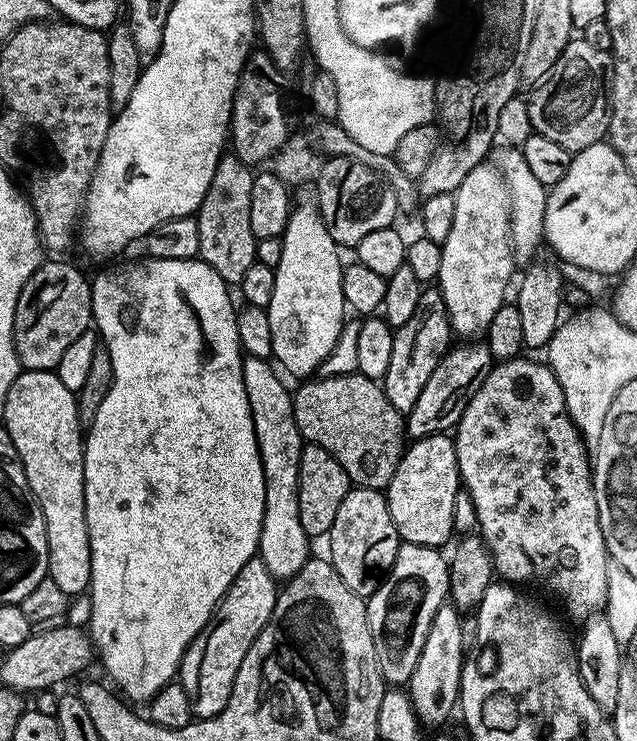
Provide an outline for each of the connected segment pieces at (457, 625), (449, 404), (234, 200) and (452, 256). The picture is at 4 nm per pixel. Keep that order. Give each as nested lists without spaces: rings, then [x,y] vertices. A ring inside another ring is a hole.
[[[448,602],[441,606],[438,614],[434,614],[434,622],[430,622],[430,634],[426,634],[422,654],[418,657],[418,666],[414,666],[414,674],[408,679],[406,693],[421,725],[444,724],[448,715],[457,711],[466,655],[466,636],[464,640],[464,624],[460,619],[461,613]]]
[[[487,343],[458,344],[449,347],[438,366],[434,366],[434,374],[430,374],[422,394],[418,394],[418,402],[414,402],[414,406],[406,414],[406,432],[412,440],[451,433],[462,418],[466,406],[470,406],[470,398],[474,398],[474,394],[490,374],[494,361]]]
[[[225,154],[214,170],[214,178],[210,178],[210,190],[206,190],[199,212],[195,213],[199,259],[206,261],[229,286],[240,285],[246,270],[257,263],[257,239],[250,230],[250,193],[253,186],[253,169],[242,163],[235,154]]]
[[[485,162],[474,166],[466,174],[462,186],[454,193],[454,226],[446,242],[441,244],[442,270],[438,277],[438,287],[446,304],[446,314],[453,333],[460,338],[476,338],[487,333],[490,318],[506,303],[508,283],[512,280],[514,253],[512,250],[512,231],[510,230],[510,190],[504,181],[504,173],[495,163]]]

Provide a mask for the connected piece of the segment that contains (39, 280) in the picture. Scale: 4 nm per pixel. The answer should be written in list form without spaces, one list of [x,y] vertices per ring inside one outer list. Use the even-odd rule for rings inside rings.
[[[64,258],[45,259],[22,286],[22,294],[18,294],[14,346],[21,369],[30,372],[55,369],[58,358],[62,358],[62,353],[74,343],[74,338],[89,331],[92,323],[92,285],[89,277],[84,277]]]

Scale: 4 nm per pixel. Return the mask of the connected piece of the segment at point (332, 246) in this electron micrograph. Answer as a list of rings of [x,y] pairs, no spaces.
[[[312,202],[297,203],[282,237],[282,258],[276,267],[280,274],[274,278],[274,298],[270,298],[268,307],[272,356],[275,363],[292,376],[308,378],[319,370],[330,350],[334,350],[338,334],[344,329],[346,305],[339,274],[284,276],[284,272],[328,272],[331,268],[339,269],[342,264],[340,252],[334,238],[330,238],[330,230],[326,230],[322,222],[319,207]]]

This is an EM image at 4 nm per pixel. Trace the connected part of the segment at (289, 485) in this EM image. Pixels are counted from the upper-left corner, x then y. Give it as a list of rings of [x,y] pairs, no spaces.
[[[253,356],[245,359],[242,378],[246,386],[246,402],[250,402],[266,490],[258,558],[266,564],[266,570],[276,581],[286,582],[310,559],[310,537],[306,530],[302,530],[298,518],[298,466],[306,441],[298,430],[298,422],[294,422],[293,393],[290,388],[288,392],[279,375],[281,373],[268,360]]]

